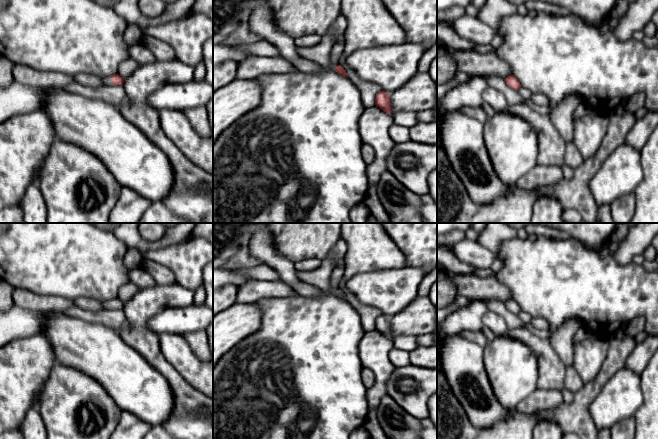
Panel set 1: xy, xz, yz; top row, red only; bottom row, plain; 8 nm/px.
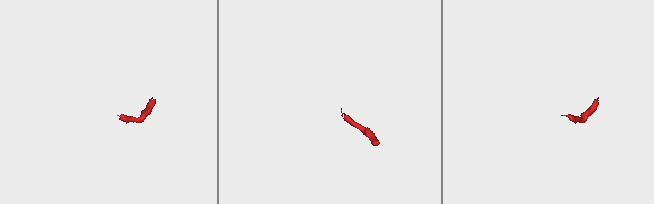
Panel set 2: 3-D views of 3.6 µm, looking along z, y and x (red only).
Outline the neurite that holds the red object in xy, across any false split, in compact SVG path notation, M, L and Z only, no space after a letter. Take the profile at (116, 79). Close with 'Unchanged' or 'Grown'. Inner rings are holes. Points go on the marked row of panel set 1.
M115 74L111 77L101 78L104 85L121 85L123 86L124 79L118 74Z. Grown

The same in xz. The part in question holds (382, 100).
M380 91L375 98L375 105L386 113L391 114L391 102L386 92Z. Unchanged

